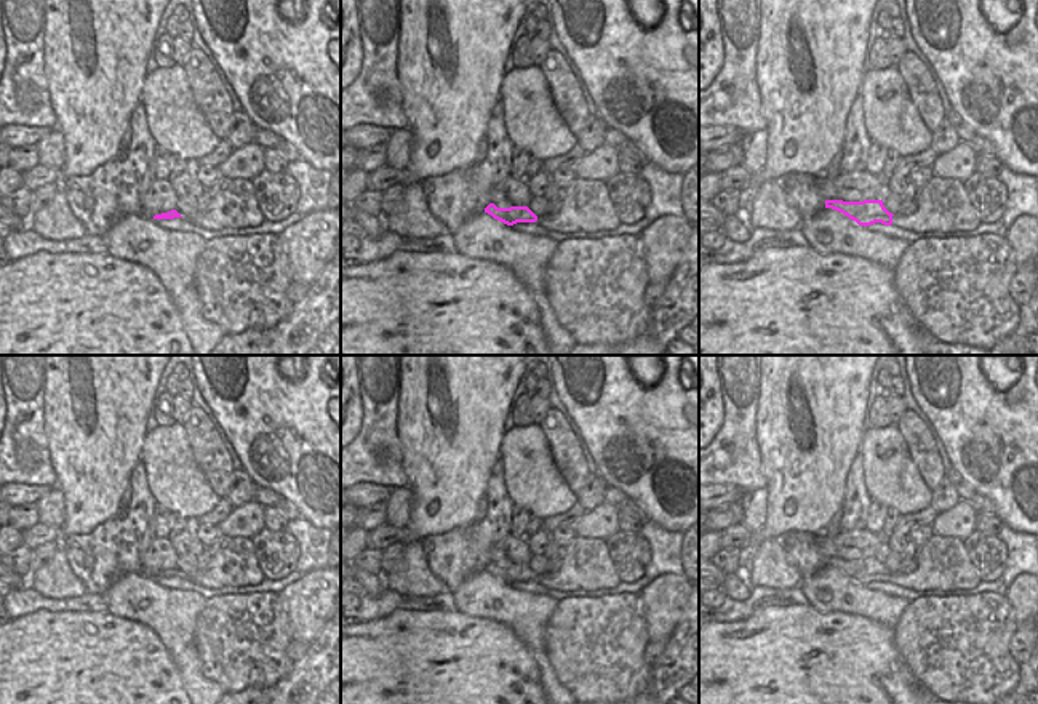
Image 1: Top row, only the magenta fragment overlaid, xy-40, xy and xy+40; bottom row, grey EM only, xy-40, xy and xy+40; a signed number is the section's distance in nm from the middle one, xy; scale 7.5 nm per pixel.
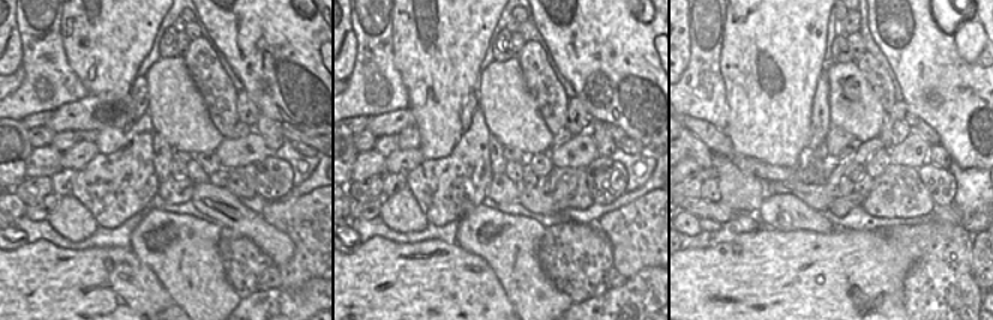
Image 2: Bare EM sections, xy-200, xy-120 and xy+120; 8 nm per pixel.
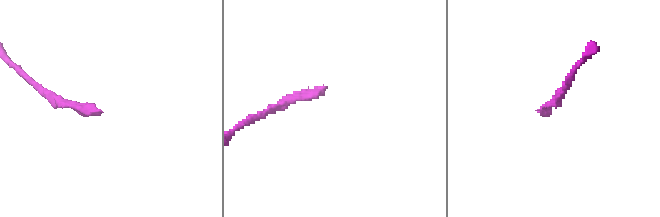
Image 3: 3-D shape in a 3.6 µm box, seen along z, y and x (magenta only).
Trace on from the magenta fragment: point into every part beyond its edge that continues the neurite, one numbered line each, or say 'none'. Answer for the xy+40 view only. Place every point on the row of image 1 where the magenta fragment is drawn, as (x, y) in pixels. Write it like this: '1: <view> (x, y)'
1: xy+40 (944, 205)

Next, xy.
1: xy (587, 207)

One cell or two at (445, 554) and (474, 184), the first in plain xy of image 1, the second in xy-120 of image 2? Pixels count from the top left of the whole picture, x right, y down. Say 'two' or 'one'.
one

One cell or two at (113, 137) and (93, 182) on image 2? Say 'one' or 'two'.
two

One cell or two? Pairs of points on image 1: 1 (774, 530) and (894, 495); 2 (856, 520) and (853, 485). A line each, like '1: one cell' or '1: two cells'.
1: one cell
2: one cell

